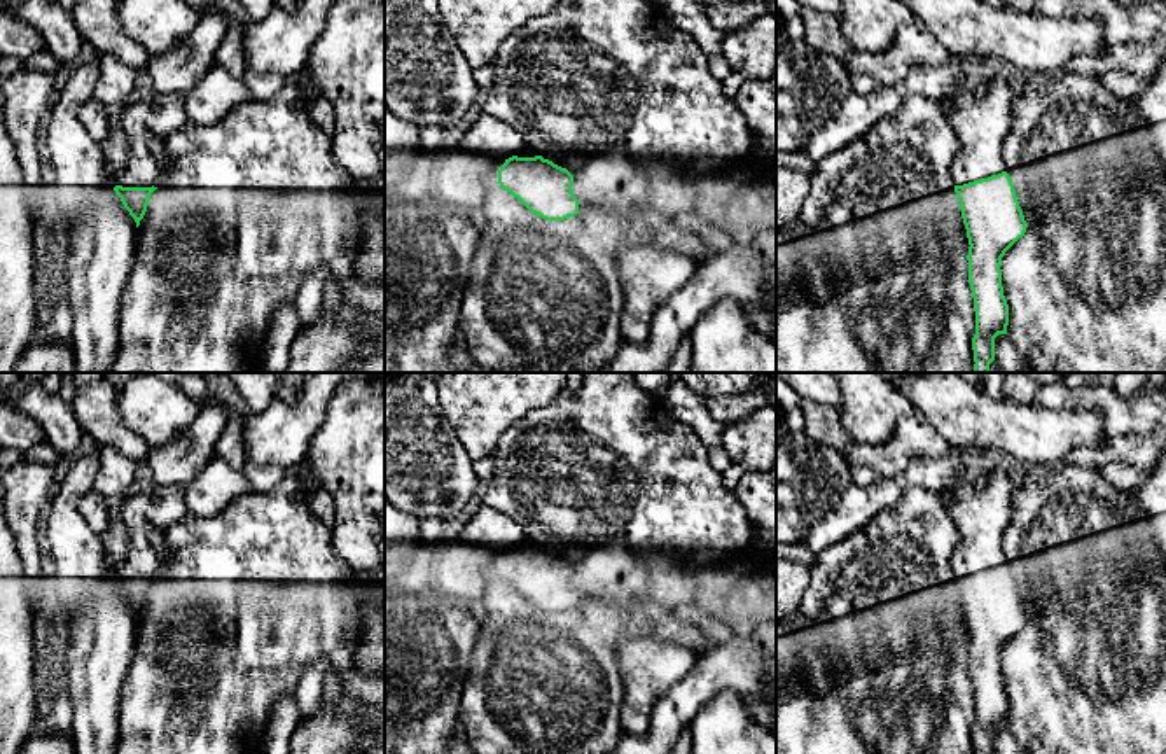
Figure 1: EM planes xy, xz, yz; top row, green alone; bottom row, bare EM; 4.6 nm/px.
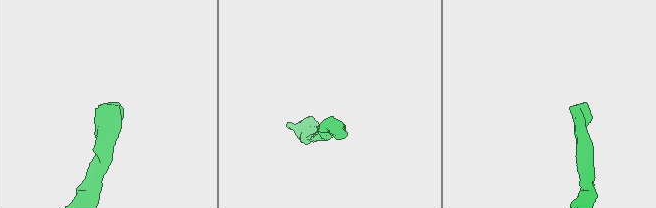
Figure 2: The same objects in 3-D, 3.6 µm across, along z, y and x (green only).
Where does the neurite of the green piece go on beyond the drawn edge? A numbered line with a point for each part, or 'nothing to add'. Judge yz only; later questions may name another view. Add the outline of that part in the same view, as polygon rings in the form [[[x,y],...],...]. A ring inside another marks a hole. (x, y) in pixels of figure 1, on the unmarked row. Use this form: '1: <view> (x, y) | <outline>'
1: yz (981, 509) | [[[995,467],[981,479],[965,479],[940,493],[958,542],[951,567],[954,577],[988,570],[1007,562],[1002,539],[1012,518],[1016,486],[1007,469]]]

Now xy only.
1: xy (154, 509) | [[[182,486],[135,488],[122,504],[122,521],[128,532],[128,553],[115,565],[115,577],[152,579],[163,567],[163,555],[150,544],[150,532],[164,532],[187,516]]]

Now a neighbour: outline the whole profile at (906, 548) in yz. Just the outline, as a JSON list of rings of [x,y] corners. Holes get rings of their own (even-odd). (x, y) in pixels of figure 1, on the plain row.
[[[909,486],[895,507],[879,511],[860,530],[816,555],[799,604],[799,616],[808,623],[806,630],[802,633],[794,630],[787,619],[776,623],[776,672],[785,681],[783,703],[776,710],[776,754],[974,754],[975,703],[967,653],[970,637],[951,567],[956,542],[958,534],[940,493]],[[808,642],[816,647],[827,668],[830,688],[825,695],[815,695],[802,674],[801,651]]]

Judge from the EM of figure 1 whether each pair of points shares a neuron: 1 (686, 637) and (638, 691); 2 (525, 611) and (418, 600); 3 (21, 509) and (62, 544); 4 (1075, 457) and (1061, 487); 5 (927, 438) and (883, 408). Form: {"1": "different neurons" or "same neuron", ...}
{"1": "different neurons", "2": "different neurons", "3": "different neurons", "4": "different neurons", "5": "different neurons"}

